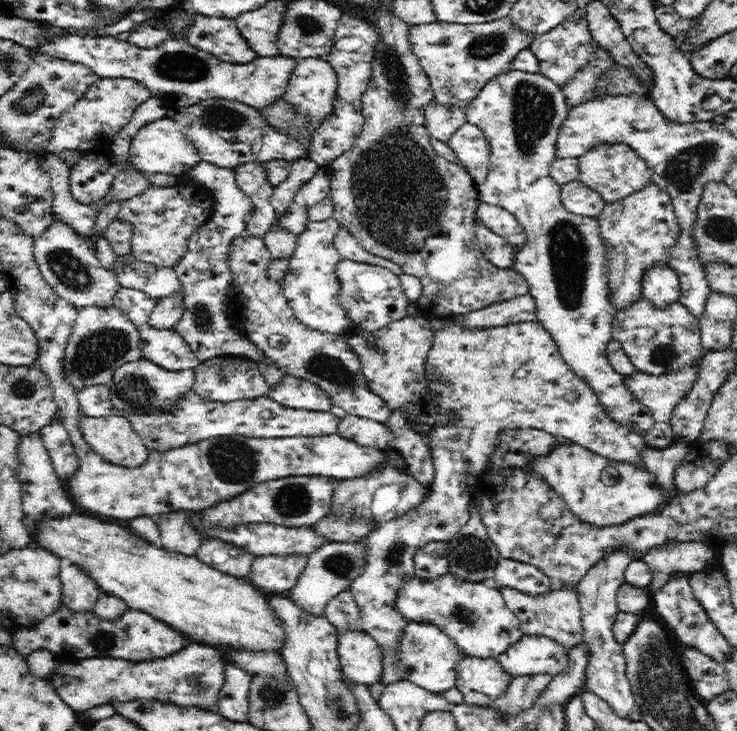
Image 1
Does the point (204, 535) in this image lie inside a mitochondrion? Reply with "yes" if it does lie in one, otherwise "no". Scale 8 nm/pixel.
no

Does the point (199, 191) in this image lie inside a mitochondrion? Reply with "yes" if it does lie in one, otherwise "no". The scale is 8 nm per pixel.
no

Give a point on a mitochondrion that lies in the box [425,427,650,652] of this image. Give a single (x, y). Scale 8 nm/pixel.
(473, 554)

